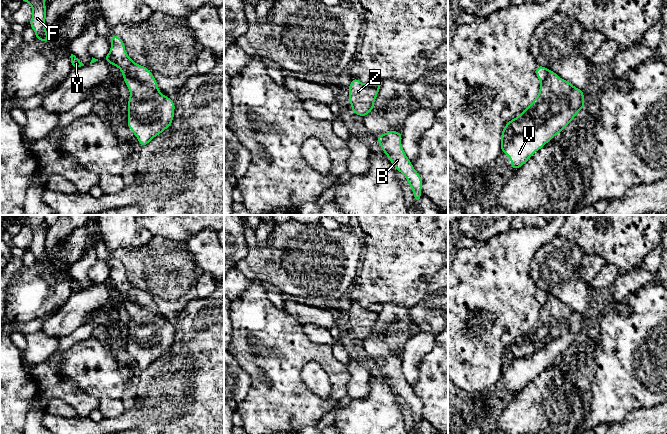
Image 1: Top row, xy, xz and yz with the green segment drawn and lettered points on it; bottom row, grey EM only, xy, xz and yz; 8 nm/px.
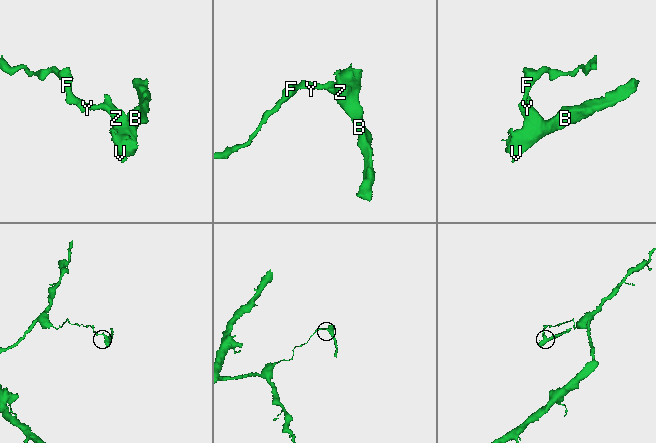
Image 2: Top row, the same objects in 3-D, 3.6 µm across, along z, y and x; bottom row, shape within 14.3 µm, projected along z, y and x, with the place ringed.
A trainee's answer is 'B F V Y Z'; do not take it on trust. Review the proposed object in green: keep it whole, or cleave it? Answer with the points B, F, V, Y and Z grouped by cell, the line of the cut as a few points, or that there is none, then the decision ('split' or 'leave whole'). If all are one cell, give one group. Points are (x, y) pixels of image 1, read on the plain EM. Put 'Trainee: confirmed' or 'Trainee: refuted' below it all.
B V Z / F Y | xy (128, 292), (129, 300), (136, 301), (149, 310), (157, 311) | split
Trainee: refuted

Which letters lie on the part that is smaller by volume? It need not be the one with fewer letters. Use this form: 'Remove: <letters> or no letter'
Remove: B, V, Z

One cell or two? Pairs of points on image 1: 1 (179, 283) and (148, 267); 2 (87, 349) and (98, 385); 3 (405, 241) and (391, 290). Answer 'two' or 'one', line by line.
1: one
2: one
3: one

